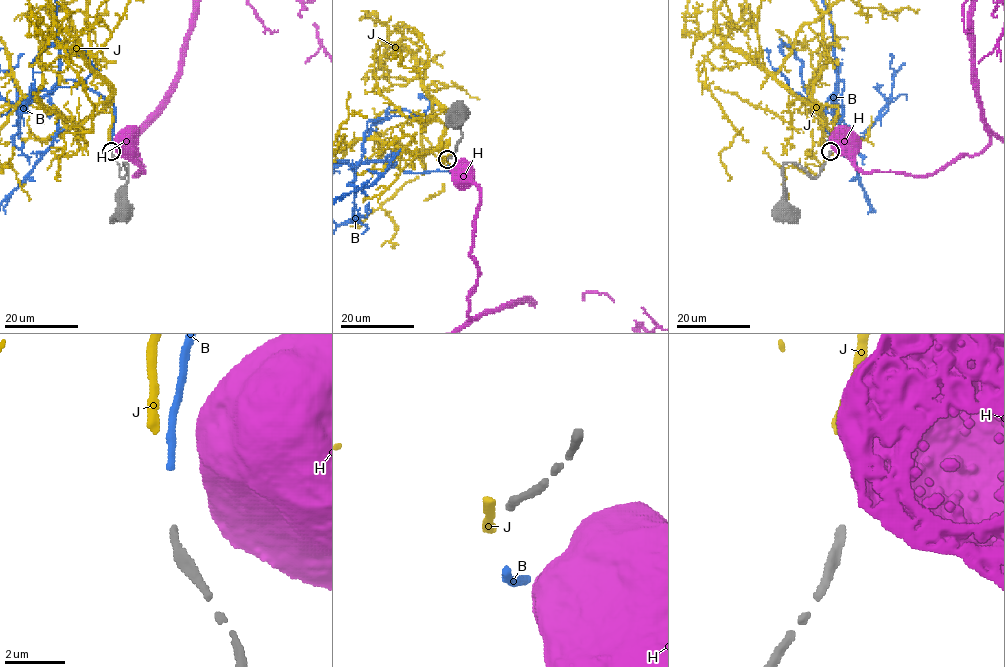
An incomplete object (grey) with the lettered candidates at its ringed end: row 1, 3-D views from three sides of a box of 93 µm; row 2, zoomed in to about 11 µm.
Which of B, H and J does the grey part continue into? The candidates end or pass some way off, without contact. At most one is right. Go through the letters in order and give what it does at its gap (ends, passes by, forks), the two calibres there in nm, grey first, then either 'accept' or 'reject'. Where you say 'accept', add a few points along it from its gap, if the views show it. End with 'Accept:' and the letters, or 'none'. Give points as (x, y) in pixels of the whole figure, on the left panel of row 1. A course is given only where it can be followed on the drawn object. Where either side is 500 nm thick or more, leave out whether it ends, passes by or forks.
B: it ends there; 240 nm thick on the grey side, 280 nm on the other; reject
H: 240 nm thick on the grey side, 1050 nm on the other; reject
J: it ends there; 240 nm thick on the grey side, 280 nm on the other; reject
Accept: none

